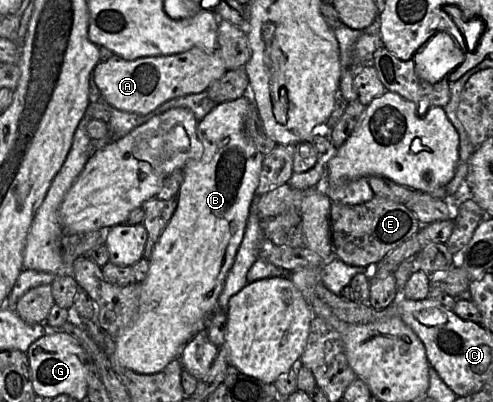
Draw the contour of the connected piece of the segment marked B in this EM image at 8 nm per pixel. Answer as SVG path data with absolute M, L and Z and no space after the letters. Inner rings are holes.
M244 95L232 101L217 104L202 120L197 124L197 136L203 145L201 157L190 160L183 169L184 179L178 191L178 204L169 223L161 233L157 243L152 251L149 261L149 272L147 278L139 284L139 313L136 321L116 340L116 355L119 362L126 368L138 374L155 374L162 371L170 362L180 359L182 349L203 330L207 331L207 325L211 316L218 309L218 298L223 290L228 272L232 268L237 251L243 240L247 220L250 213L251 204L256 195L256 189L259 184L260 172L264 155L244 134L245 117L249 112L251 102Z

